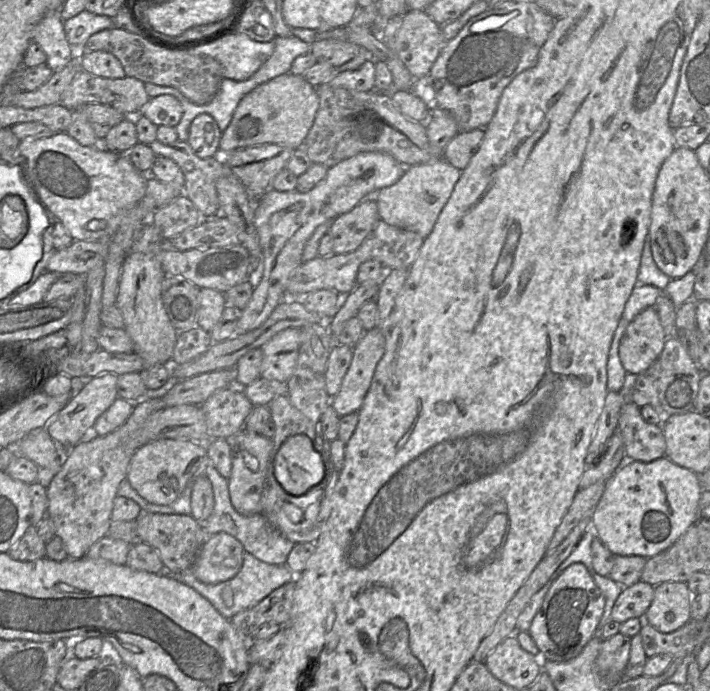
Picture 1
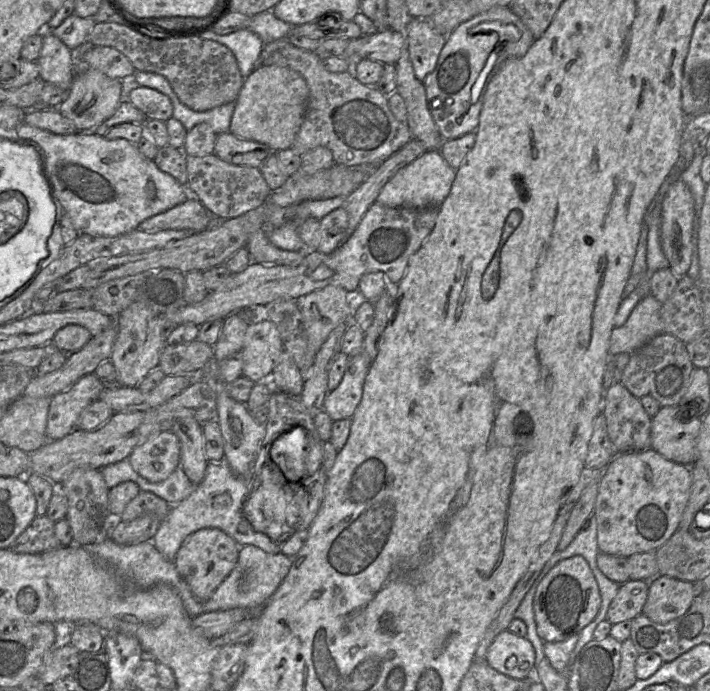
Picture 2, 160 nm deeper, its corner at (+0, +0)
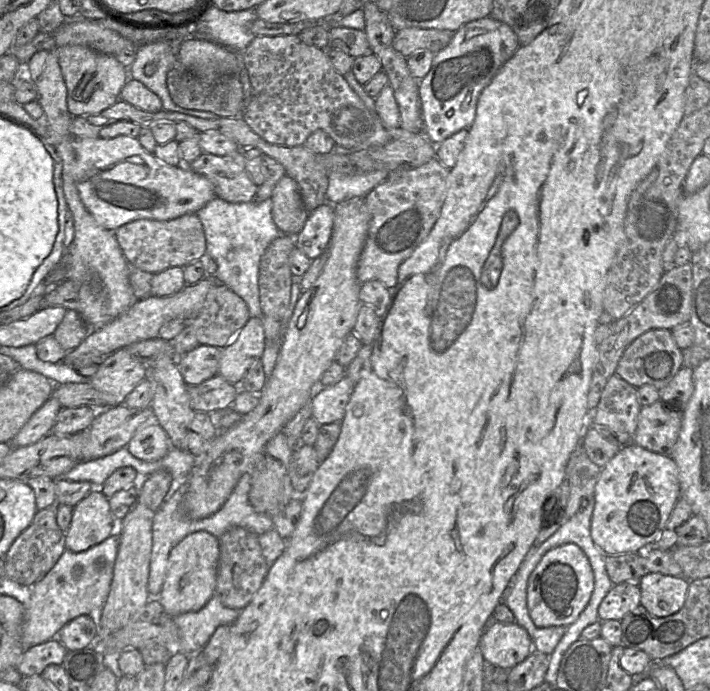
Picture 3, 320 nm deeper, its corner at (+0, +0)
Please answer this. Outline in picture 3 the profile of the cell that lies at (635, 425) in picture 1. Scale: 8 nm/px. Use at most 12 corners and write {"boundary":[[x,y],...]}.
{"boundary":[[614,374],[589,424],[633,442],[637,388]]}

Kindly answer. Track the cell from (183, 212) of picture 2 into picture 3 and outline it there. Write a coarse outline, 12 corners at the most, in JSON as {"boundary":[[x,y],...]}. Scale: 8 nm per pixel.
{"boundary":[[196,213],[134,220],[114,234],[129,265],[151,274],[207,255]]}

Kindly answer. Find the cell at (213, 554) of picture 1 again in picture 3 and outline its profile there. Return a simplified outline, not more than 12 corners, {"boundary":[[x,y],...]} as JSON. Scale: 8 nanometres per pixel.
{"boundary":[[207,531],[171,550],[158,595],[167,615],[215,593],[219,539]]}

